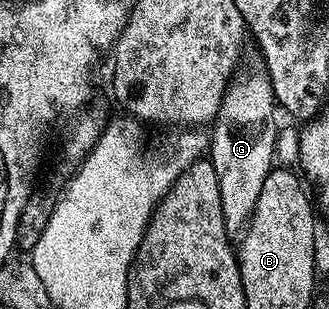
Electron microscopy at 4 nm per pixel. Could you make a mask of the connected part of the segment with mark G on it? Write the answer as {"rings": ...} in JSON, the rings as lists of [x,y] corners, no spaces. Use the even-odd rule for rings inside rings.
{"rings":[[[259,64],[241,68],[228,82],[228,89],[220,100],[220,110],[210,129],[210,160],[218,175],[222,215],[230,235],[243,234],[247,229],[254,203],[262,195],[262,183],[266,183],[266,175],[274,167],[278,125],[272,122],[272,112],[277,109],[268,72]]]}

